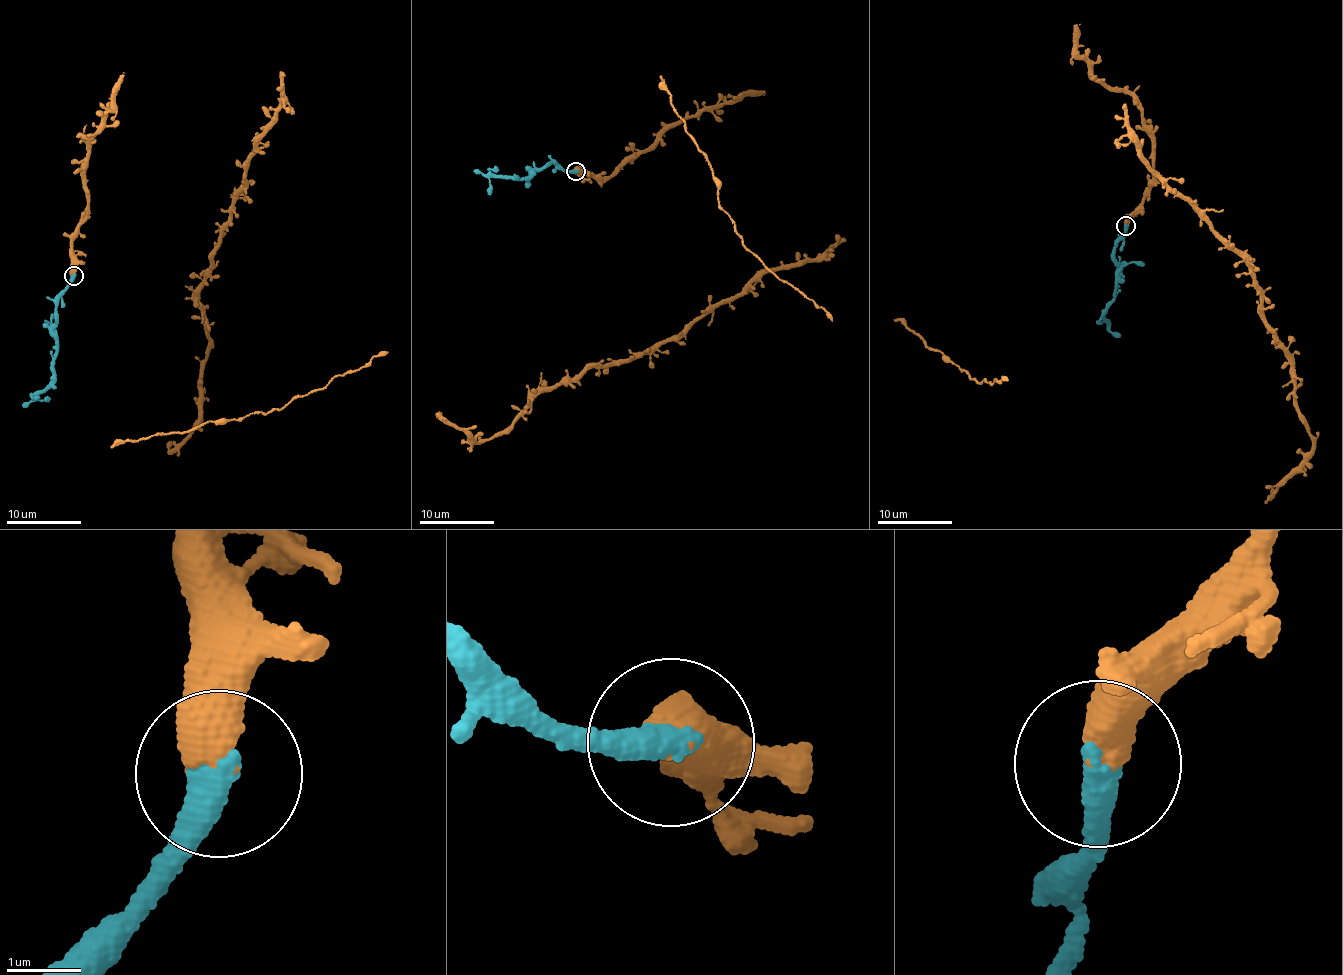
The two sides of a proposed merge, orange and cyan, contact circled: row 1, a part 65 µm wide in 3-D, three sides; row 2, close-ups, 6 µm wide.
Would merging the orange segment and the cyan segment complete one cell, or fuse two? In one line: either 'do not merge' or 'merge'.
merge

